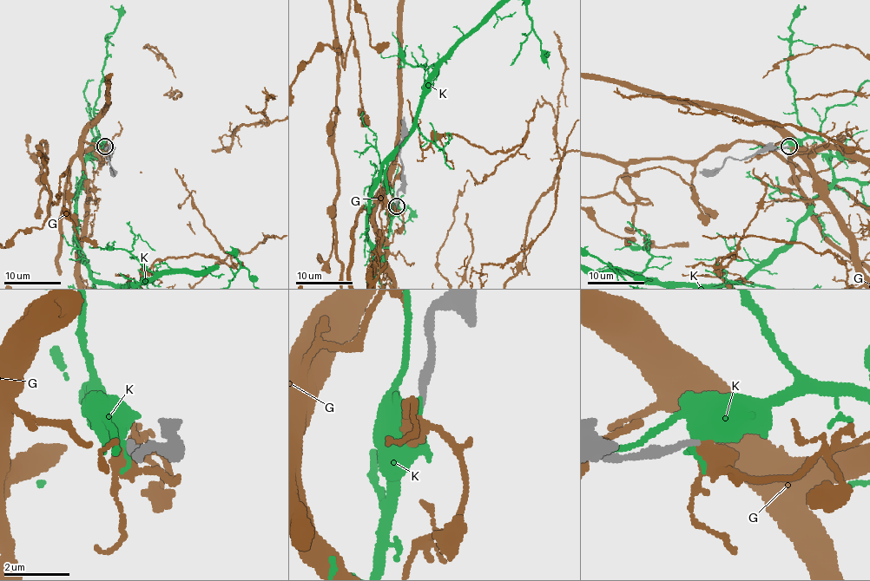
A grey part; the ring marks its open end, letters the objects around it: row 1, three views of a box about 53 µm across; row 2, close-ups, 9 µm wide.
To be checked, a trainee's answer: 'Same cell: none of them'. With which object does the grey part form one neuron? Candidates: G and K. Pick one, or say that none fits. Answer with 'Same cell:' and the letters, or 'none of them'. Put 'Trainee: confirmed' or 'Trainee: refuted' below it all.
Same cell: none of them
Trainee: confirmed

